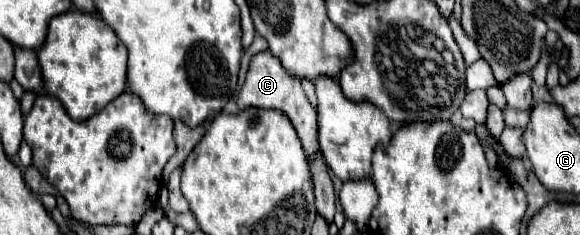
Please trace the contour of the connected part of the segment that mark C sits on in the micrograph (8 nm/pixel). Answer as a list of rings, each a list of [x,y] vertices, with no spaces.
[[[259,52],[253,56],[247,78],[245,78],[245,82],[237,94],[237,106],[239,106],[239,110],[245,110],[249,106],[265,108],[265,110],[279,110],[281,114],[285,114],[291,120],[293,128],[297,130],[299,140],[301,140],[303,150],[309,156],[309,160],[313,160],[321,152],[319,140],[317,140],[317,128],[319,128],[317,126],[317,110],[307,100],[307,96],[301,88],[301,82],[291,78],[283,70],[279,58],[275,58],[271,52]]]

